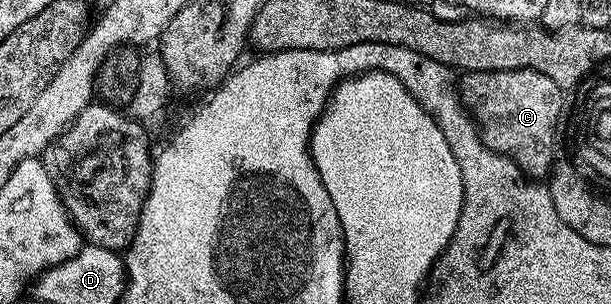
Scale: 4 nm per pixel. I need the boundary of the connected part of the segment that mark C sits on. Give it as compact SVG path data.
M512 69L472 71L461 79L460 98L487 147L494 151L501 147L556 147L558 133L553 130L553 124L563 118L564 93L552 77L530 69Z

